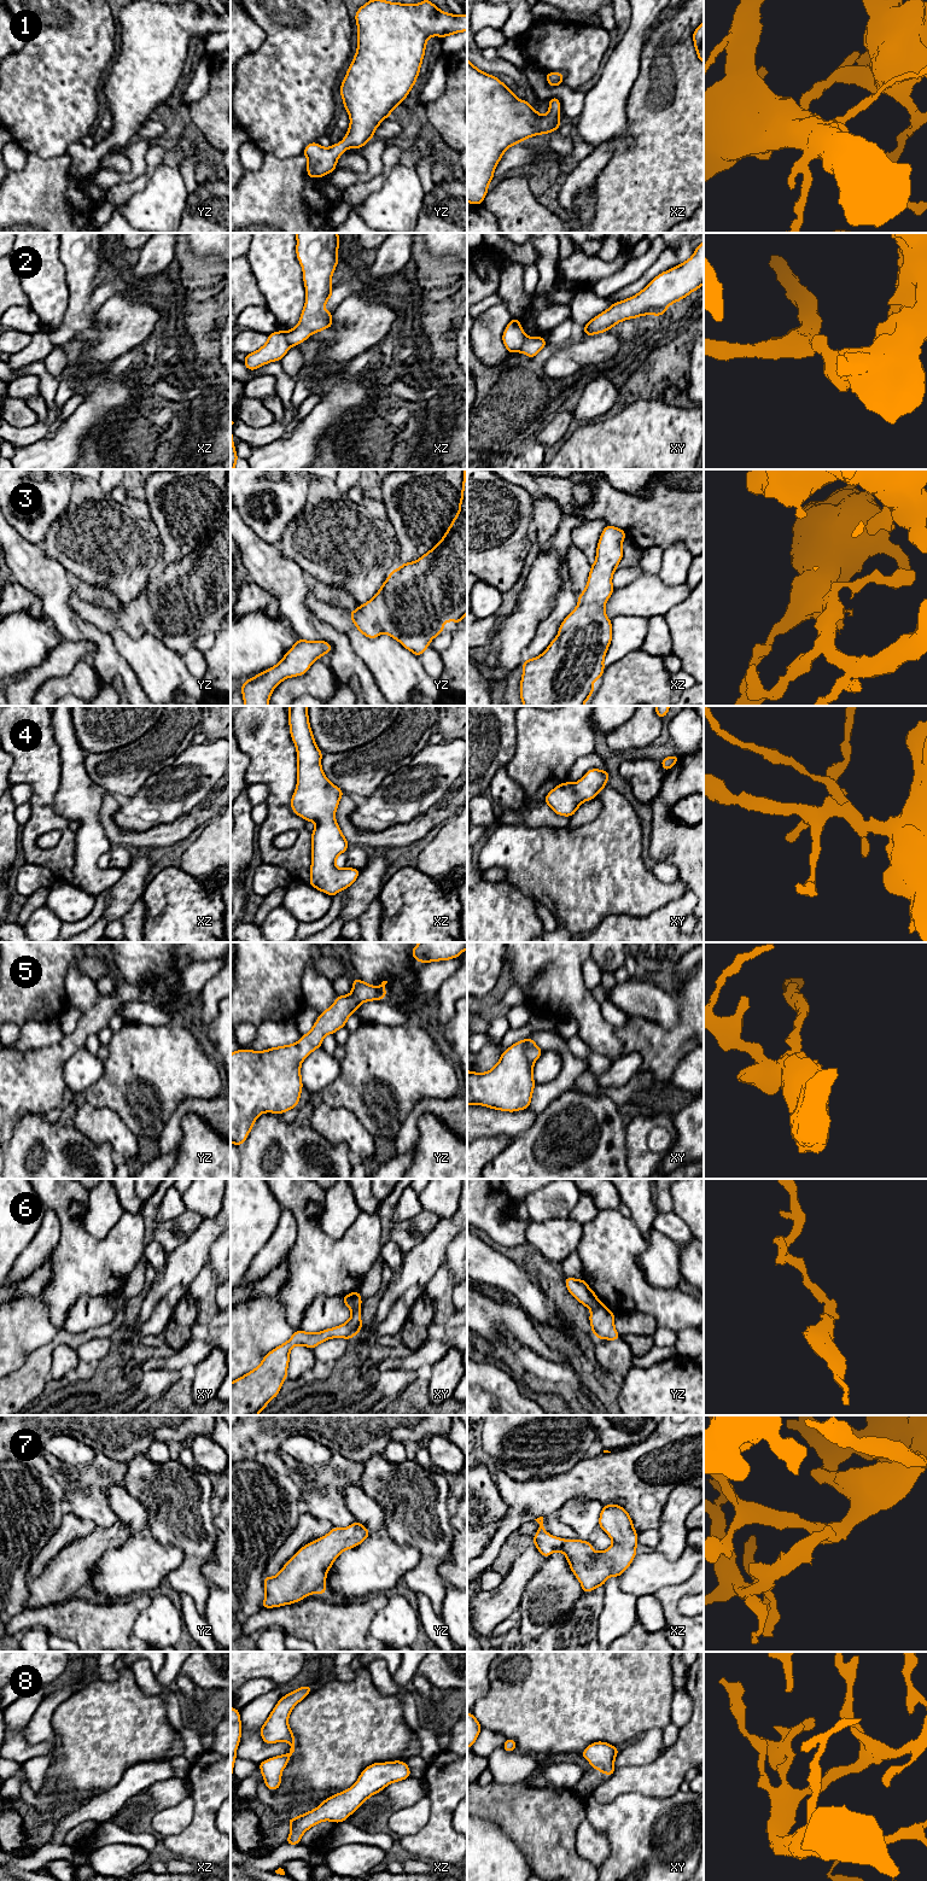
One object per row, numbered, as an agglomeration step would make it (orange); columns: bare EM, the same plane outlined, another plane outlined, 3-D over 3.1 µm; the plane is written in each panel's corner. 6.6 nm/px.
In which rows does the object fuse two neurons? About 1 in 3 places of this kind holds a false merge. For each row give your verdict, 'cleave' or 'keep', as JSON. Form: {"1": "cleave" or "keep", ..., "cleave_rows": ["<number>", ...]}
{"1": "keep", "2": "cleave", "3": "keep", "4": "keep", "5": "keep", "6": "cleave", "7": "keep", "8": "keep", "cleave_rows": ["2", "6"]}

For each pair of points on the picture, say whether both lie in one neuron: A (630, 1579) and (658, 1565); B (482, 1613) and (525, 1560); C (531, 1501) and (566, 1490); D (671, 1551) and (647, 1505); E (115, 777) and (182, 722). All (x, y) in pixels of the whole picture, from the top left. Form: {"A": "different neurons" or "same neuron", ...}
{"A": "same neuron", "B": "same neuron", "C": "same neuron", "D": "different neurons", "E": "same neuron"}

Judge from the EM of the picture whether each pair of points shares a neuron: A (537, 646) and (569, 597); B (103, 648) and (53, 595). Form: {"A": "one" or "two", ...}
{"A": "one", "B": "one"}

